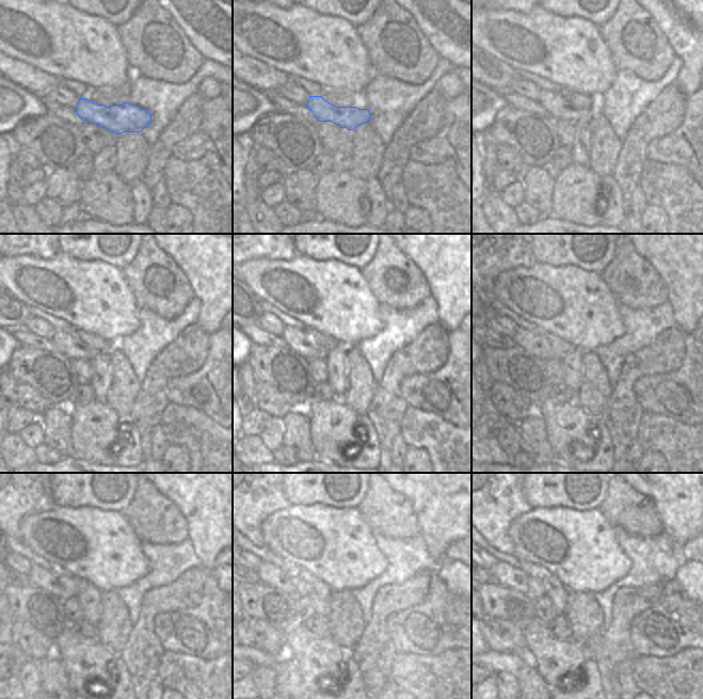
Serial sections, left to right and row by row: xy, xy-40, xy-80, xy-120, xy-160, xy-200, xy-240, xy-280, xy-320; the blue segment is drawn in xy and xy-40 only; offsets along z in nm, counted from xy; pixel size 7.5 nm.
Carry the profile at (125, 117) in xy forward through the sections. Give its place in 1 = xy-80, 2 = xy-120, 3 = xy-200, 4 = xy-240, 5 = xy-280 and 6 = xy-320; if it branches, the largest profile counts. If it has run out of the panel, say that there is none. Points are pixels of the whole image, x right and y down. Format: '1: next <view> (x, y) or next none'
1: next xy-80 (557, 108)
2: next xy-120 (67, 344)
3: next xy-200 (544, 346)
4: next xy-240 (64, 587)
5: next xy-280 (269, 574)
6: next xy-320 (504, 574)

